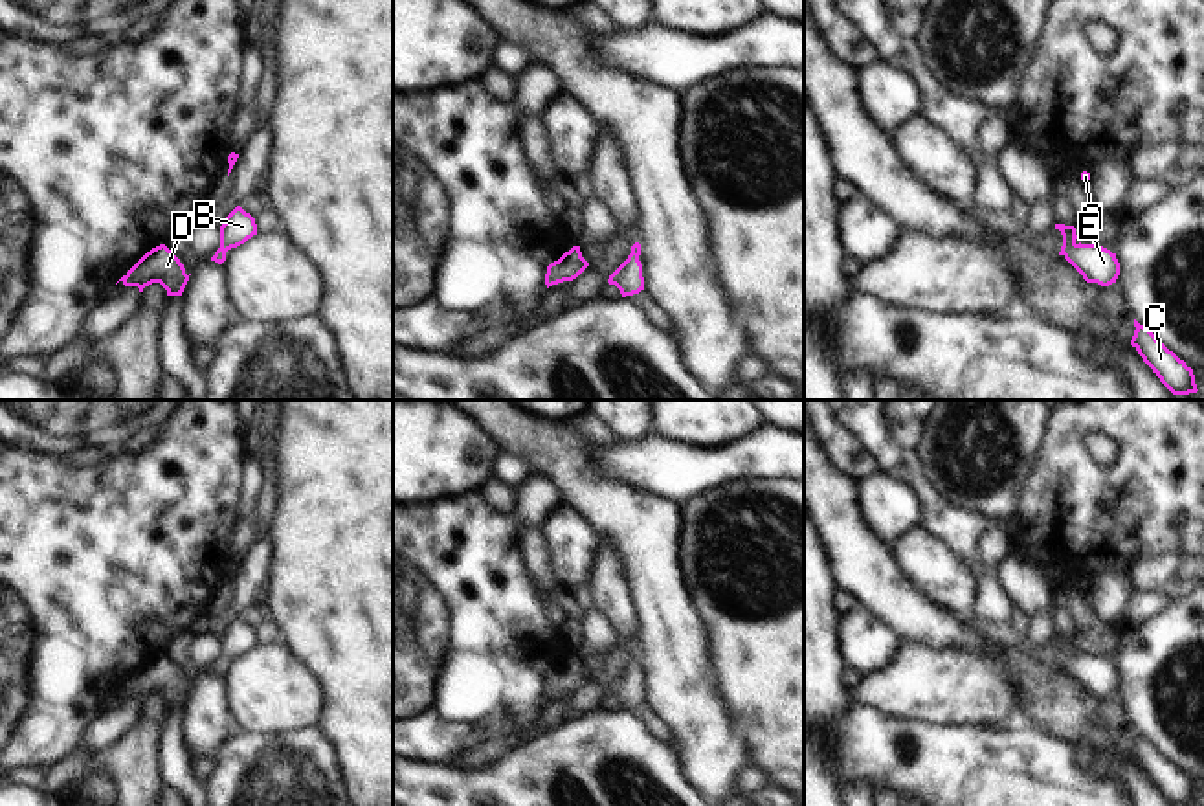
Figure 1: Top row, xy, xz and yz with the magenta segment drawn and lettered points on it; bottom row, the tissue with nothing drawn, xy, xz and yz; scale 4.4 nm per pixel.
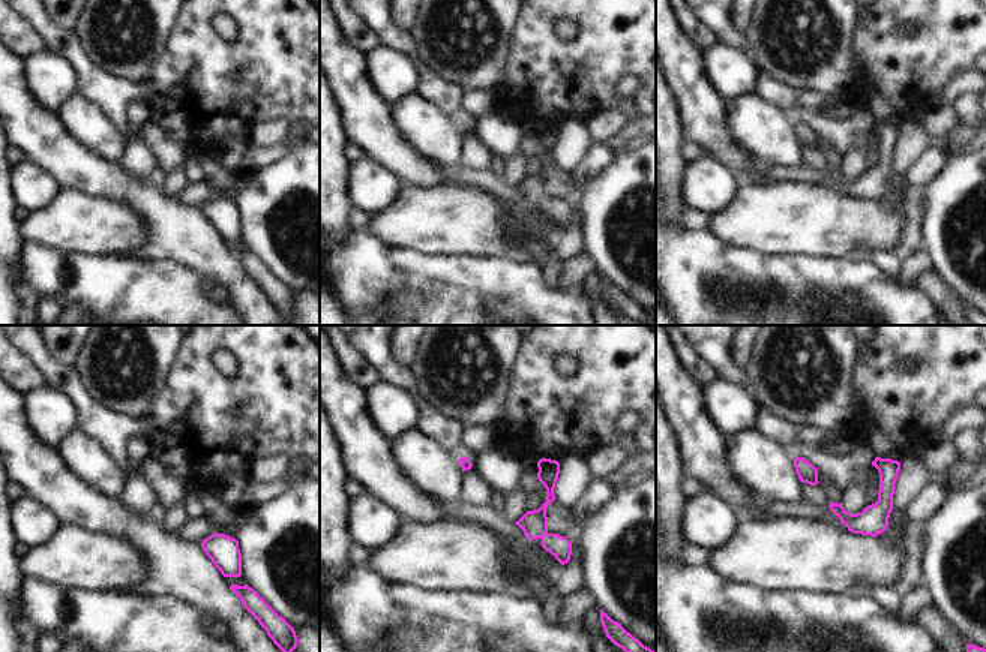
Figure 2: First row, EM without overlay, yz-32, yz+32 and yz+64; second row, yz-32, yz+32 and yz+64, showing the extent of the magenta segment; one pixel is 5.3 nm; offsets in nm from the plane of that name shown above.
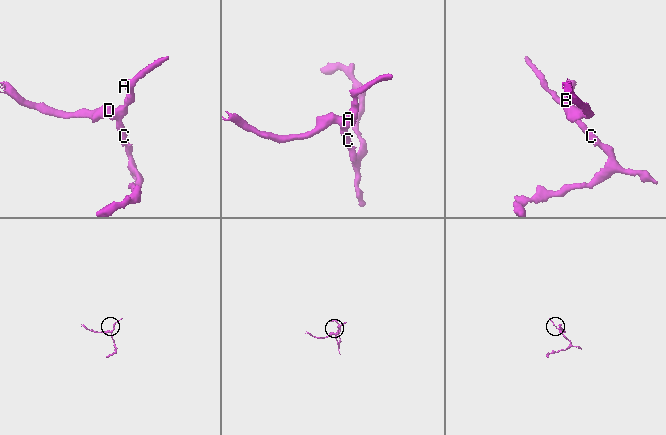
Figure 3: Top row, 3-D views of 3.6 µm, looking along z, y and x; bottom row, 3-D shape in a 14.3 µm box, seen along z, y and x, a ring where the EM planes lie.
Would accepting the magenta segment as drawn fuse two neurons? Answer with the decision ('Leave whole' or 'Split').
Leave whole

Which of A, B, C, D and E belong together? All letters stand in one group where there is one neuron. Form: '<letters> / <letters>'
A B C D E

